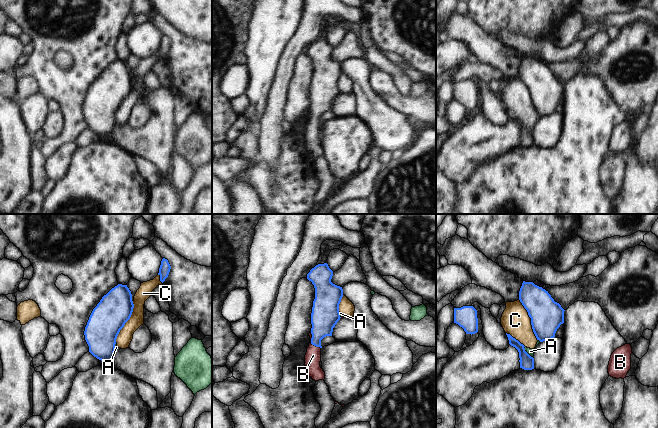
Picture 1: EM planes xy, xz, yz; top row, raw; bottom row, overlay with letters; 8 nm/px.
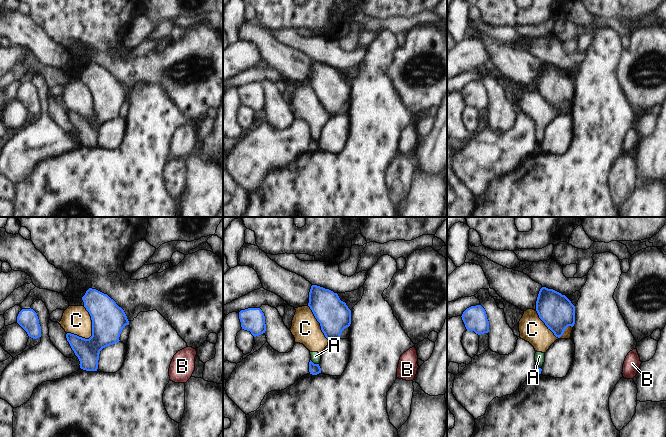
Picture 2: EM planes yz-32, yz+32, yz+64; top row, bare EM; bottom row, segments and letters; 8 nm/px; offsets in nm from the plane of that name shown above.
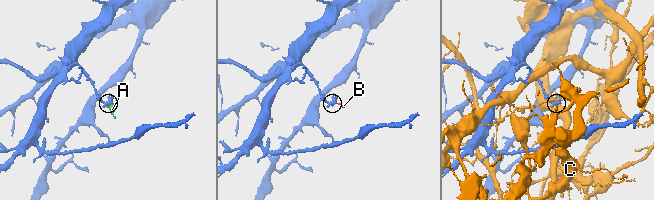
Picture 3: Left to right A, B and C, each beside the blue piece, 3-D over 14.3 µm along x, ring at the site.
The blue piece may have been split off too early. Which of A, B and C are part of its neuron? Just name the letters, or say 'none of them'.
B

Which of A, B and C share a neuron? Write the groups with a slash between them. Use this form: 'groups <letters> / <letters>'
groups A C / B

